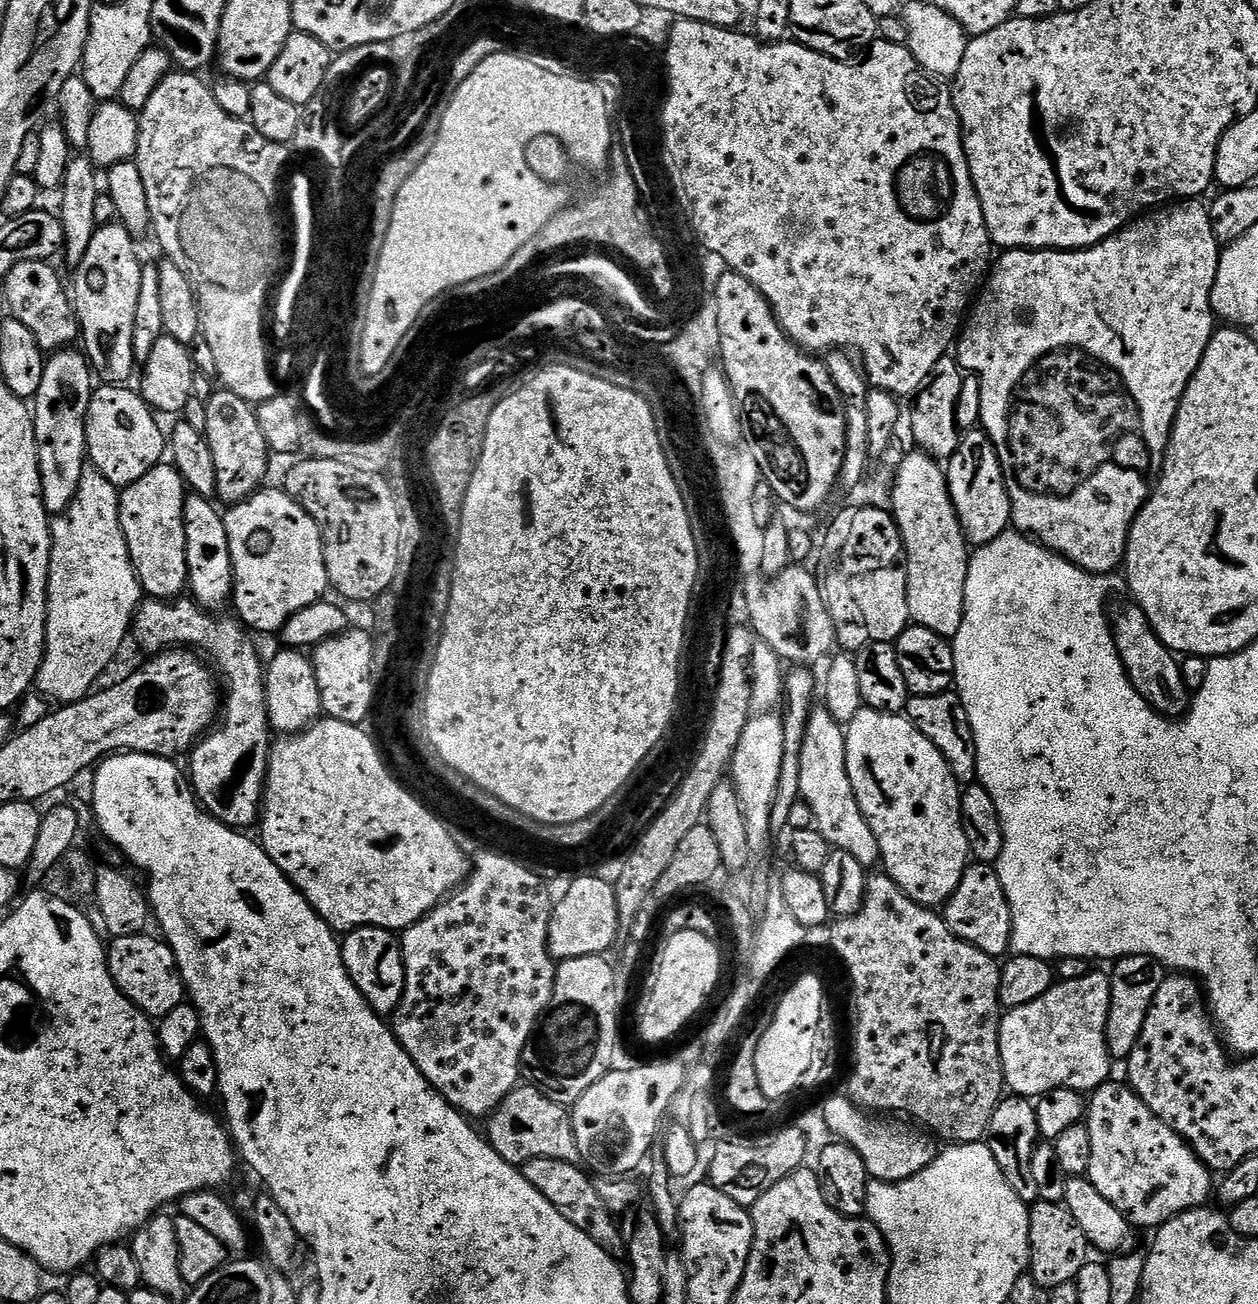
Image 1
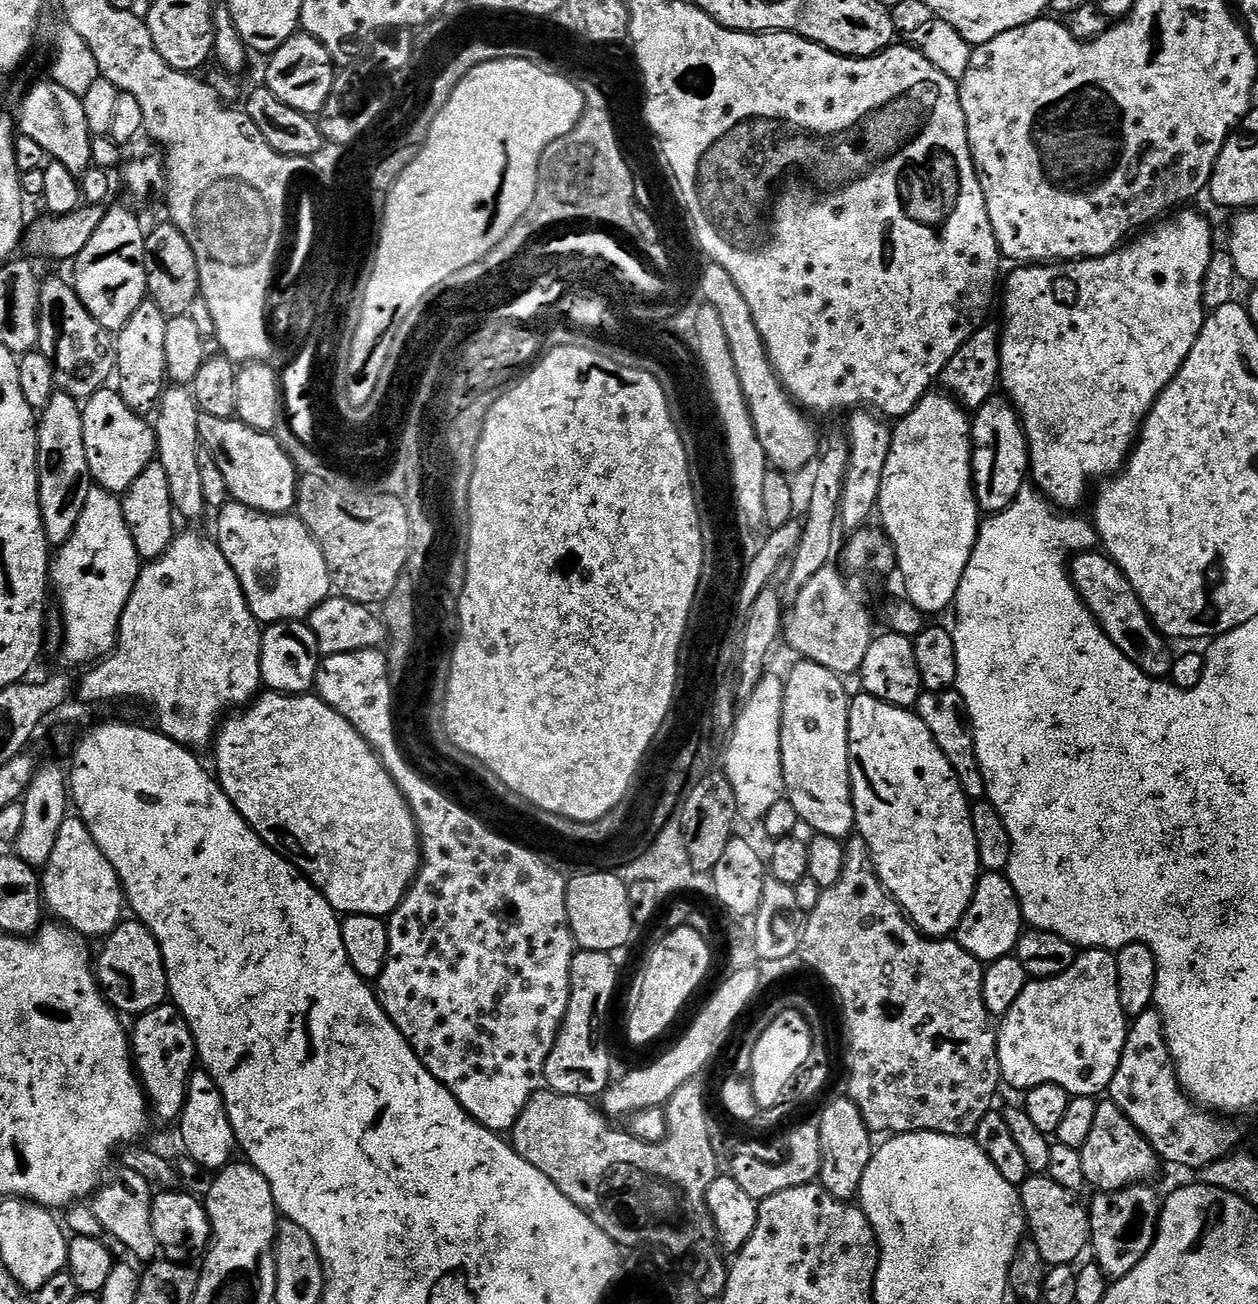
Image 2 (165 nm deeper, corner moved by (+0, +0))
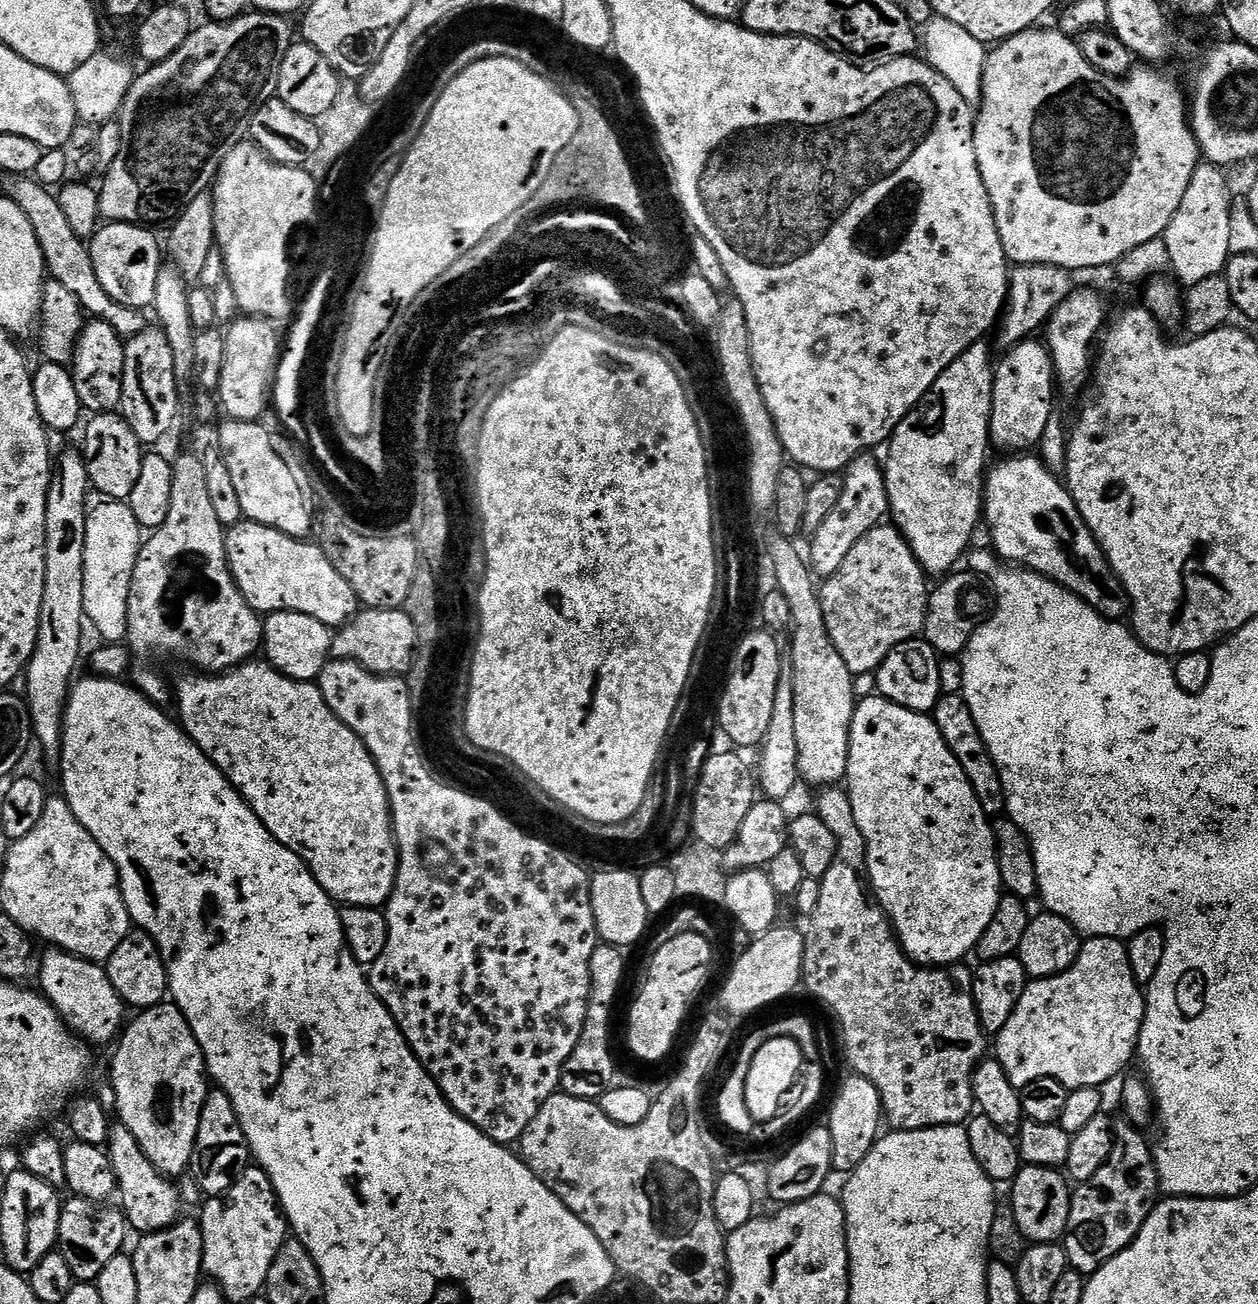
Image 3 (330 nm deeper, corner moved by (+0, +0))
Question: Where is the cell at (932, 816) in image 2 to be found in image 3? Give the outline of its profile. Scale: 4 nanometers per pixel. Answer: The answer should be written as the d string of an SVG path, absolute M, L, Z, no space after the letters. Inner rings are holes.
M871 694L859 701L856 705L856 713L853 714L852 728L848 733L850 734L850 746L848 747L848 774L846 777L846 791L850 802L854 806L854 818L858 821L858 830L862 830L862 834L866 838L866 850L868 851L868 883L871 891L874 893L875 899L878 901L881 908L884 909L884 915L888 917L892 931L896 933L896 939L899 940L901 948L904 953L908 955L909 960L914 964L921 966L947 966L950 964L961 963L965 958L967 952L971 953L976 947L978 938L988 929L988 926L994 914L1000 905L1000 898L1002 895L1002 885L1000 882L1000 871L998 870L998 858L996 857L996 829L993 821L986 814L986 810L982 810L982 805L978 803L978 798L974 795L974 786L970 786L970 782L966 778L966 774L962 770L962 766L958 766L958 758L954 758L954 754L950 754L950 746L946 746L946 738L942 738L942 734L938 730L935 720L931 715L915 712L914 710L906 710L902 706L898 706L894 702L890 702L886 697L879 694Z

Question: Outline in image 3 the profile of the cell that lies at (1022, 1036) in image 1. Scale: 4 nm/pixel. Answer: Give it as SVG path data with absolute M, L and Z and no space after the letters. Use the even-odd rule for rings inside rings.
M1101 936L1085 939L1078 958L1062 974L1032 980L1025 988L1022 998L1018 998L1018 1006L1014 1006L1014 1014L1010 1014L1010 1022L1006 1022L995 1037L995 1059L1000 1061L1002 1070L1006 1070L1006 1078L1018 1089L1026 1086L1026 1082L1034 1082L1034 1078L1054 1078L1069 1090L1100 1088L1107 1080L1119 1077L1131 1060L1133 1063L1140 1042L1145 1003L1145 993L1130 970L1127 943Z

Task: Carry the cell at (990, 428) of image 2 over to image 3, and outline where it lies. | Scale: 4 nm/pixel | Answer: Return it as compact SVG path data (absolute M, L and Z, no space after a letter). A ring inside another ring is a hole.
M1029 338L1023 340L1021 344L1014 345L1007 349L1004 356L999 357L994 368L992 385L994 394L992 395L992 417L990 418L990 430L988 431L991 443L996 444L1004 451L1004 454L1024 454L1032 448L1044 436L1044 431L1048 428L1048 423L1052 420L1052 388L1054 392L1054 369L1052 367L1052 355L1048 352L1047 343L1039 339Z

